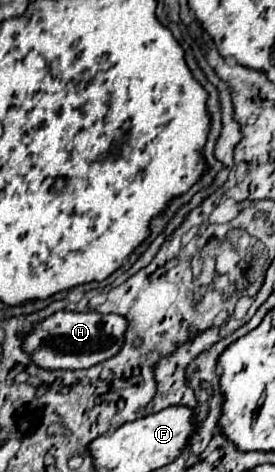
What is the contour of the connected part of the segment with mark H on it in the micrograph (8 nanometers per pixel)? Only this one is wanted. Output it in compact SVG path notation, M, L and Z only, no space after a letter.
M55 312L23 340L23 350L31 360L49 370L77 370L91 368L107 358L113 358L123 348L123 338L127 332L127 320L119 314L99 314L91 312Z

